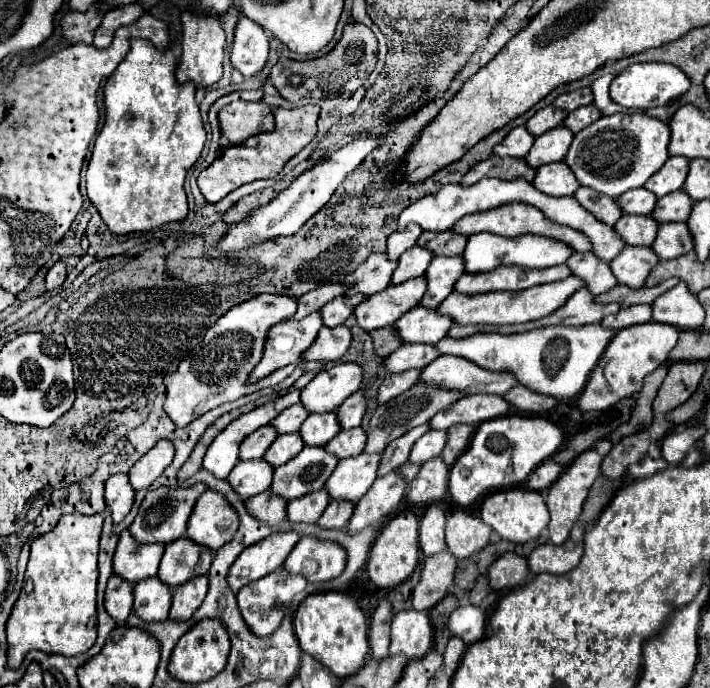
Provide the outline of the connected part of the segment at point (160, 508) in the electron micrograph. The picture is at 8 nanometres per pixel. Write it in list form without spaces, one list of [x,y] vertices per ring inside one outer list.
[[[194,484],[188,488],[180,488],[180,486],[160,486],[154,488],[146,494],[146,498],[142,500],[142,506],[138,510],[138,516],[134,518],[130,532],[132,536],[142,542],[142,544],[152,544],[152,542],[162,542],[162,544],[170,544],[178,538],[182,538],[186,534],[186,526],[188,526],[188,518],[190,512],[198,500],[198,496],[206,490],[206,484]]]

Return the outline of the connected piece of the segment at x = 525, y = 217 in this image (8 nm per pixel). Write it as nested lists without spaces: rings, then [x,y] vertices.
[[[504,204],[500,208],[492,208],[492,212],[478,212],[472,216],[464,216],[464,220],[456,222],[454,230],[460,234],[468,234],[468,236],[478,234],[478,232],[492,232],[492,234],[500,234],[500,236],[508,236],[508,238],[514,238],[520,234],[540,234],[540,236],[550,236],[550,238],[556,238],[556,240],[570,244],[574,248],[574,252],[592,250],[592,242],[588,236],[582,236],[578,230],[556,224],[554,220],[546,220],[546,216],[530,204]]]

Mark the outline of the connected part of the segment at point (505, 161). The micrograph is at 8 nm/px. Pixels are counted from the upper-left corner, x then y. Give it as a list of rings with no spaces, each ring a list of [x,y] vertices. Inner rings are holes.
[[[492,154],[488,160],[484,162],[478,162],[466,176],[464,176],[464,182],[466,186],[470,184],[476,184],[478,180],[482,178],[500,178],[500,180],[514,180],[514,178],[526,178],[526,180],[534,180],[536,176],[536,170],[528,166],[528,162],[524,158],[512,158],[512,156],[506,156],[506,158],[500,158],[496,154]]]

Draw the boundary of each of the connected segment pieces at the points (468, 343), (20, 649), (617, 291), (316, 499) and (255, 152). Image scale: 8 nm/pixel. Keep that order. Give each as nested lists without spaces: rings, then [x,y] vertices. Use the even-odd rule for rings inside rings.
[[[602,322],[578,328],[554,324],[520,334],[472,334],[466,338],[444,338],[436,346],[440,348],[440,354],[462,356],[488,370],[512,372],[520,384],[534,392],[566,400],[582,392],[588,374],[598,364],[612,336],[612,328],[602,326]]]
[[[66,514],[52,532],[32,542],[24,588],[6,624],[10,668],[18,668],[30,650],[78,656],[96,642],[96,584],[102,524],[102,514]]]
[[[668,278],[668,280],[660,282],[660,284],[654,286],[654,288],[646,288],[646,286],[644,286],[644,288],[630,288],[630,286],[618,284],[616,288],[612,288],[612,290],[608,290],[608,292],[596,296],[596,300],[600,300],[602,304],[606,304],[606,302],[618,302],[618,304],[622,304],[622,308],[634,306],[634,304],[650,304],[650,302],[654,302],[660,294],[668,292],[670,288],[674,288],[678,282],[680,282],[678,278]]]
[[[324,488],[310,492],[306,496],[300,496],[296,500],[290,500],[288,502],[288,520],[314,524],[326,510],[328,502],[330,502],[330,494]]]
[[[302,106],[302,108],[294,108],[294,110],[274,108],[274,118],[276,118],[274,132],[258,134],[258,136],[248,138],[242,144],[226,148],[206,170],[200,172],[198,188],[204,194],[204,198],[210,204],[214,204],[214,202],[220,202],[232,190],[240,188],[242,184],[262,180],[262,178],[274,178],[292,156],[296,156],[306,144],[310,144],[314,140],[318,114],[320,114],[318,106]]]

